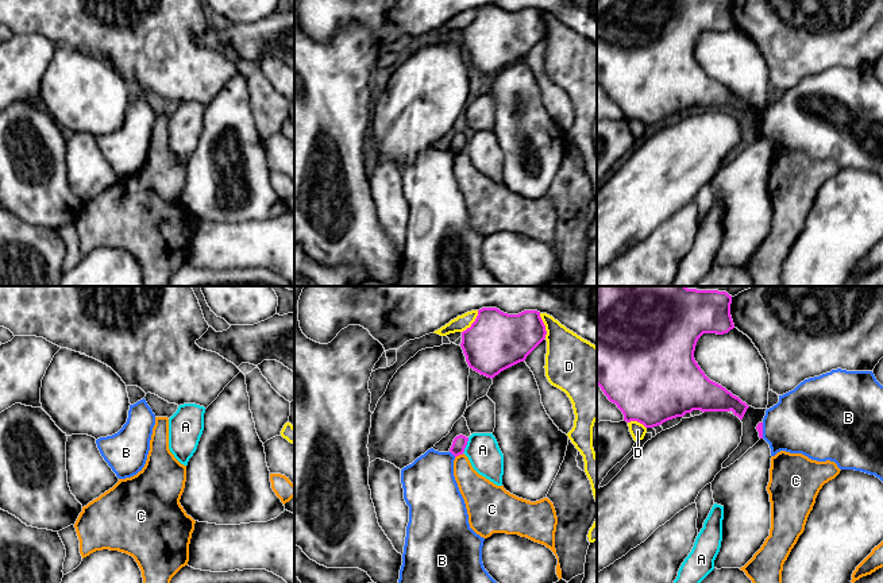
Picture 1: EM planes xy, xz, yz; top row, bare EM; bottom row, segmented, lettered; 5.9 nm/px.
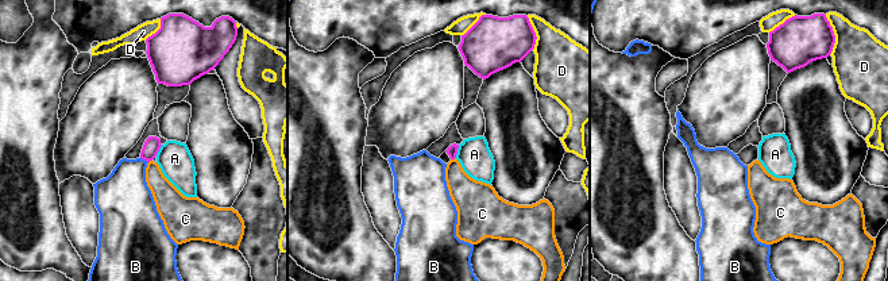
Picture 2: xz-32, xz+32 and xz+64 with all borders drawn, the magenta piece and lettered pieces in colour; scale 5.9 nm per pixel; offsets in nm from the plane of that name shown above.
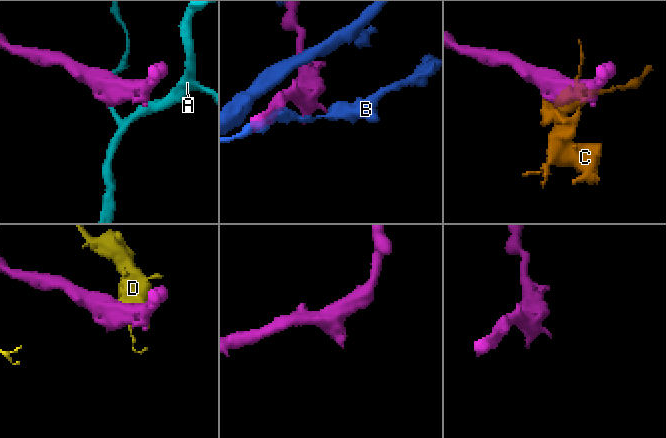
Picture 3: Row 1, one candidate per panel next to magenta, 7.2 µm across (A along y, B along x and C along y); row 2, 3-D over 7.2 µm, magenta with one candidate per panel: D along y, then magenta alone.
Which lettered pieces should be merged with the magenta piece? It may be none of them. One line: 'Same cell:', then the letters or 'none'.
Same cell: none

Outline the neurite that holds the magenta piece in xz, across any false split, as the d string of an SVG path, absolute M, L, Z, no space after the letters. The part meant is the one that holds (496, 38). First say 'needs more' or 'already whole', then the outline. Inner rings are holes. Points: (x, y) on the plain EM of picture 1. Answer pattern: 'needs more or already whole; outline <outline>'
already whole; outline M482 5L471 24L462 30L460 45L469 65L493 77L524 59L545 32L537 8L508 12L497 5Z

